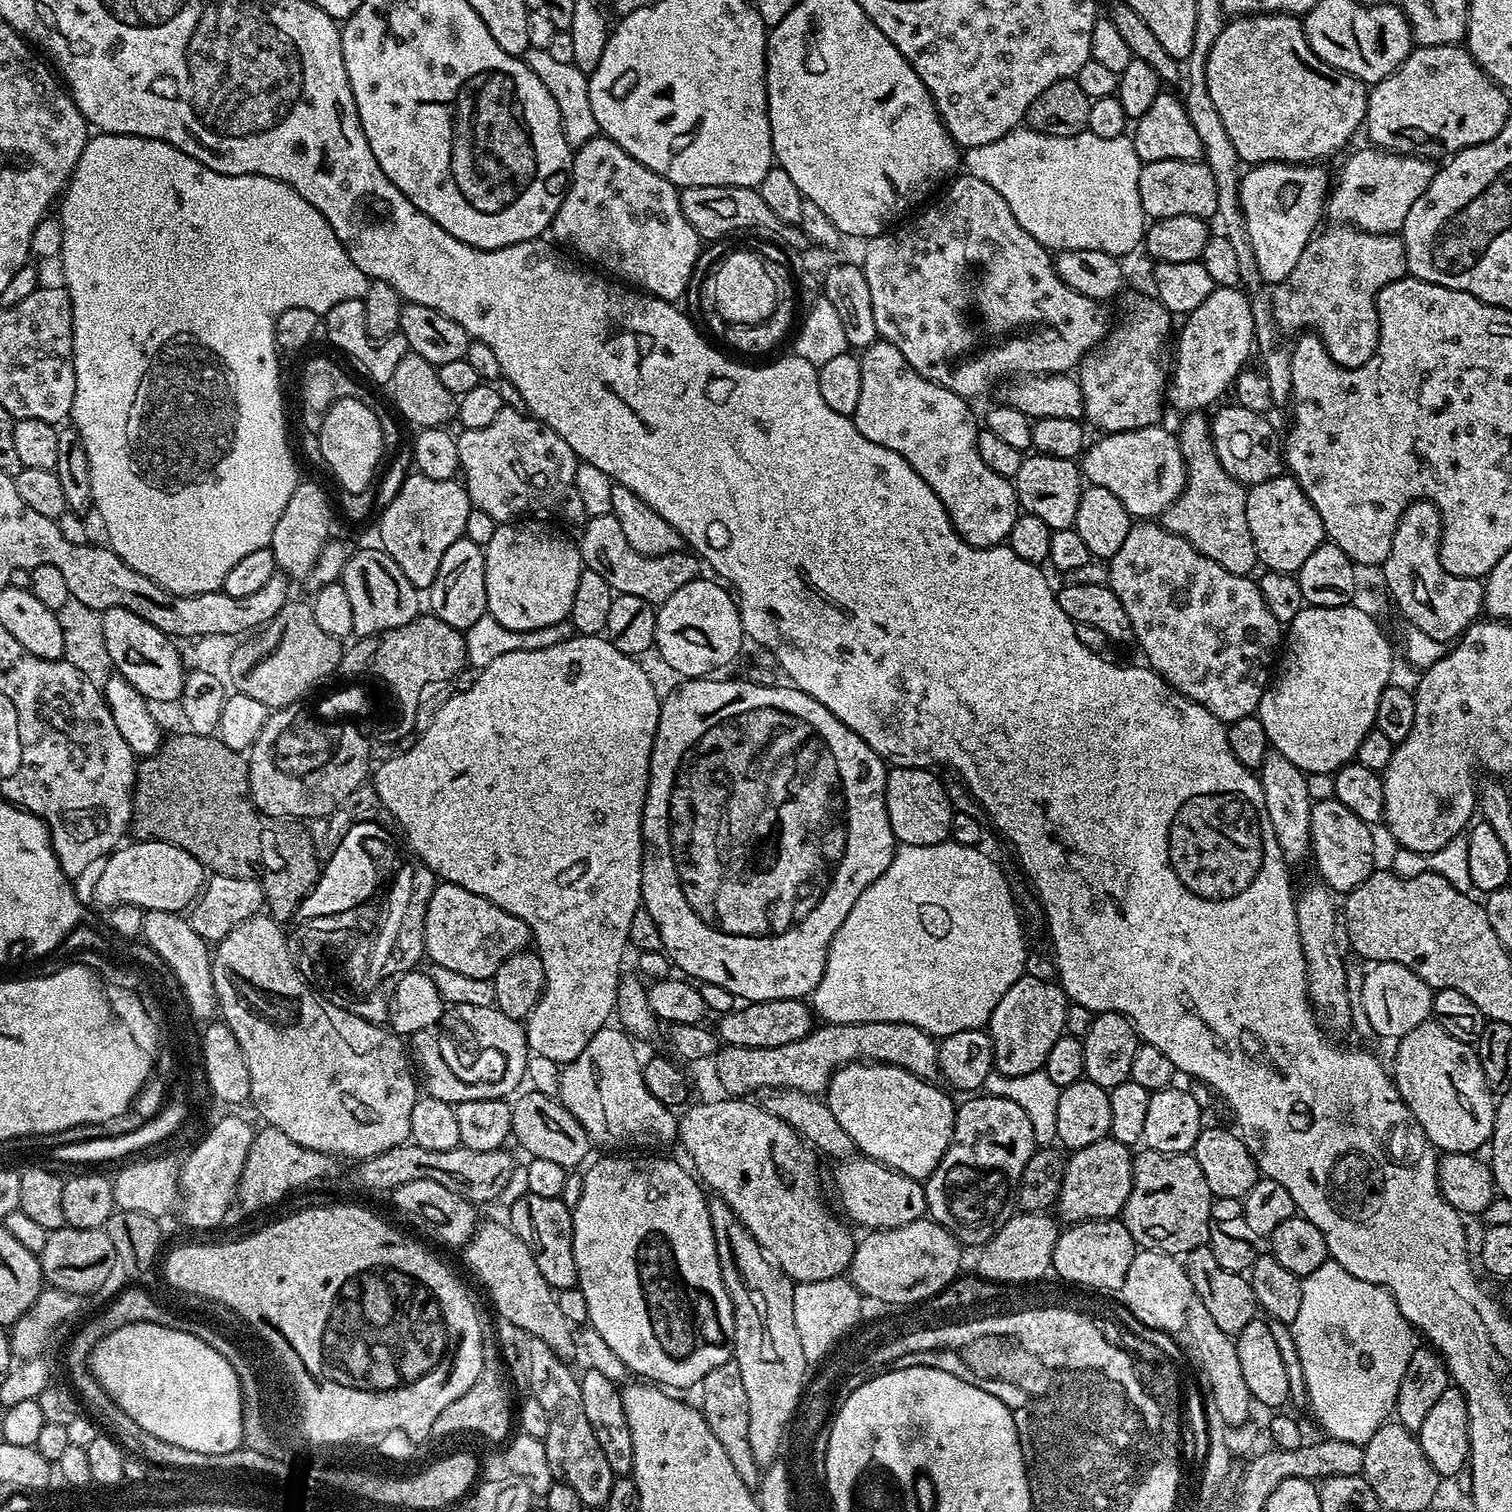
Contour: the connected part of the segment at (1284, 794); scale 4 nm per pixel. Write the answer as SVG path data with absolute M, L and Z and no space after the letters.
M1269 750L1264 755L1264 761L1261 762L1258 769L1260 785L1262 786L1262 798L1266 798L1266 814L1270 814L1270 827L1274 830L1274 838L1278 838L1278 850L1281 851L1281 858L1288 866L1300 864L1310 856L1312 839L1310 838L1310 814L1314 801L1307 794L1307 775L1300 771L1294 762L1282 758L1282 754Z

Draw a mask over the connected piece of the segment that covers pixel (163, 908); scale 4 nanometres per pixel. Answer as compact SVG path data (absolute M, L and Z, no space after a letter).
M136 840L131 843L125 843L117 848L103 861L102 867L99 869L99 871L101 870L100 877L96 880L97 902L104 907L104 910L117 908L119 904L133 904L135 908L143 908L145 912L183 913L199 897L206 883L206 869L190 853L170 842Z

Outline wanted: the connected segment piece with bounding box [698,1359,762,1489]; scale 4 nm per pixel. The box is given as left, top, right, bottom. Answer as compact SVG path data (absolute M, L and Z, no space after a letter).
M735 1359L727 1360L722 1366L714 1366L710 1374L701 1378L698 1391L698 1407L706 1418L706 1426L710 1426L710 1434L714 1434L722 1450L726 1450L738 1478L742 1478L748 1488L755 1489L760 1482L762 1465L754 1458L754 1450L750 1450L750 1405L746 1402L742 1370L738 1370Z

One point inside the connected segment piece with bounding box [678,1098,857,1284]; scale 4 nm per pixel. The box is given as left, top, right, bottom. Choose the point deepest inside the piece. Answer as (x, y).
(763, 1170)

